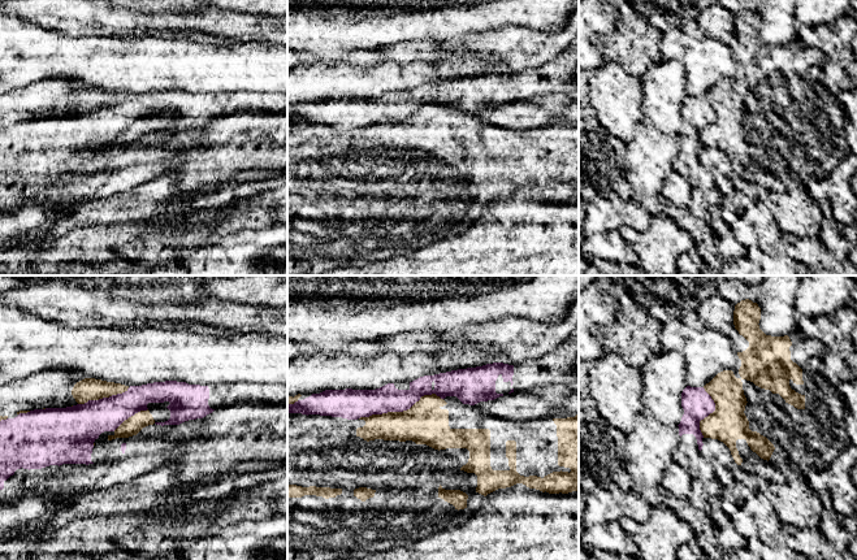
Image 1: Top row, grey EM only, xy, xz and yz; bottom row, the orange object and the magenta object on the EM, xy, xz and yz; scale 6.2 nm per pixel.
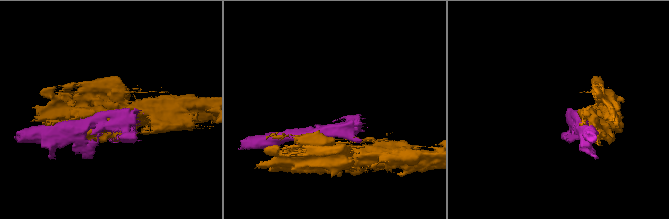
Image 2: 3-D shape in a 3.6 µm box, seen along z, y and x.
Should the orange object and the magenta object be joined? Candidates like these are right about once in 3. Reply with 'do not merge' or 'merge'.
do not merge

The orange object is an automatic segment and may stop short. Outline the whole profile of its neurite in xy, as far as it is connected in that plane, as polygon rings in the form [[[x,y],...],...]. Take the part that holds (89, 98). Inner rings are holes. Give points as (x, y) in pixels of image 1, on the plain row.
[[[85,87],[77,91],[72,99],[72,104],[78,113],[85,113],[88,109],[99,109],[112,104],[127,100],[129,95],[107,91],[95,87]]]

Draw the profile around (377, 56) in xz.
[[[386,48],[384,51],[368,52],[367,56],[362,58],[359,62],[369,68],[381,61],[388,61],[393,56],[394,56],[394,52],[391,51],[391,48]]]

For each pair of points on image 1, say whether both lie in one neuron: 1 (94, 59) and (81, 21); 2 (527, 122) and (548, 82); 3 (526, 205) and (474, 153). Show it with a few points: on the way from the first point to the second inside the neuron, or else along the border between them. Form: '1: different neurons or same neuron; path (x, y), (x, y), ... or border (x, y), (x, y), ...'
1: different neurons; border (56, 29), (69, 35), (99, 37)
2: different neurons; border (565, 94), (537, 94), (514, 100)
3: different neurons; border (542, 200), (514, 192), (485, 204)

